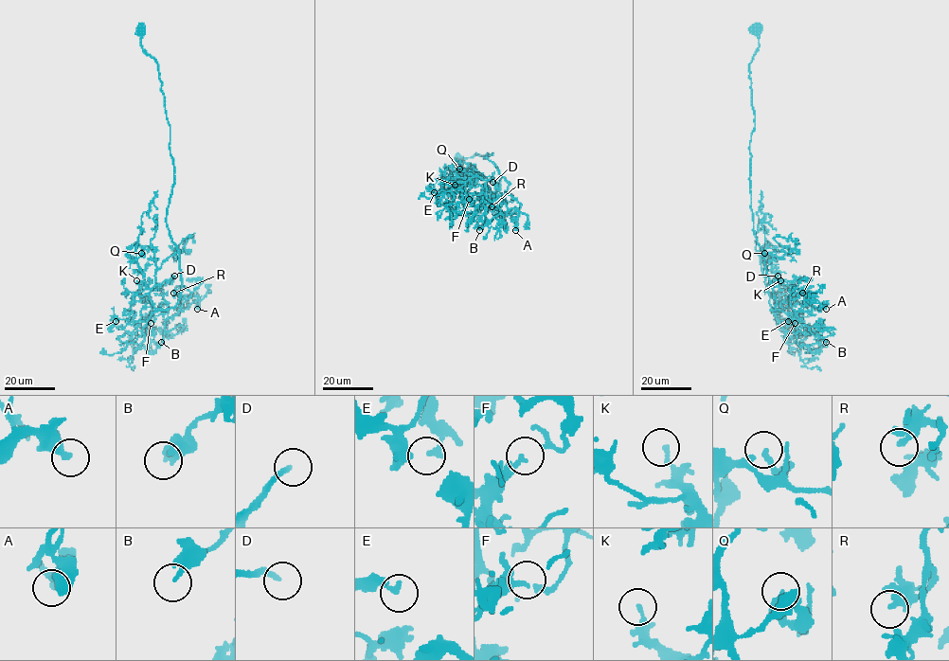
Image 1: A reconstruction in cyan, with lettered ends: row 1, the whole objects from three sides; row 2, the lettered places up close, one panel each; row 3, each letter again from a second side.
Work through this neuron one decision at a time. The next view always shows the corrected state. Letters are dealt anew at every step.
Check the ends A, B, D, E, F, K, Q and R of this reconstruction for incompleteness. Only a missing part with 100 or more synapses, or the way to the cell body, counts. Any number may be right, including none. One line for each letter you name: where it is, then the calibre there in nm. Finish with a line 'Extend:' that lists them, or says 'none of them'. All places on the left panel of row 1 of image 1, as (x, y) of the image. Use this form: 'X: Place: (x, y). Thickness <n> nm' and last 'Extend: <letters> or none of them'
D: Place: (174, 276). Thickness 200 nm
Extend: D

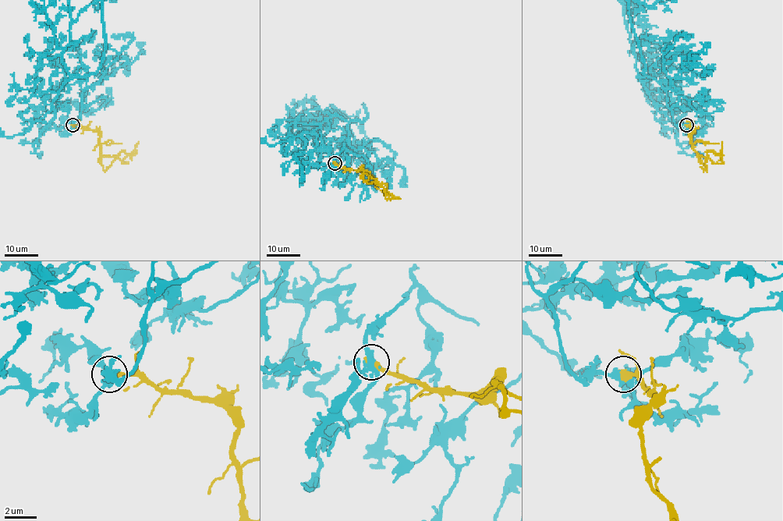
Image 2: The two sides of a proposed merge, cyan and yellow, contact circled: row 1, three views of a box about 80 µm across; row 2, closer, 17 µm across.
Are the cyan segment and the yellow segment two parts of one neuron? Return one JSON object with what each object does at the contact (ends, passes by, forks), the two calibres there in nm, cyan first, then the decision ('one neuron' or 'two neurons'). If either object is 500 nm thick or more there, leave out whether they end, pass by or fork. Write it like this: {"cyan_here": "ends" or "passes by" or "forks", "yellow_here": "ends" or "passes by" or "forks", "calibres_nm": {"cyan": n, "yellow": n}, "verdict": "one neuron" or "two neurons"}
{"calibres_nm": {"cyan": 340, "yellow": 500}, "verdict": "two neurons"}

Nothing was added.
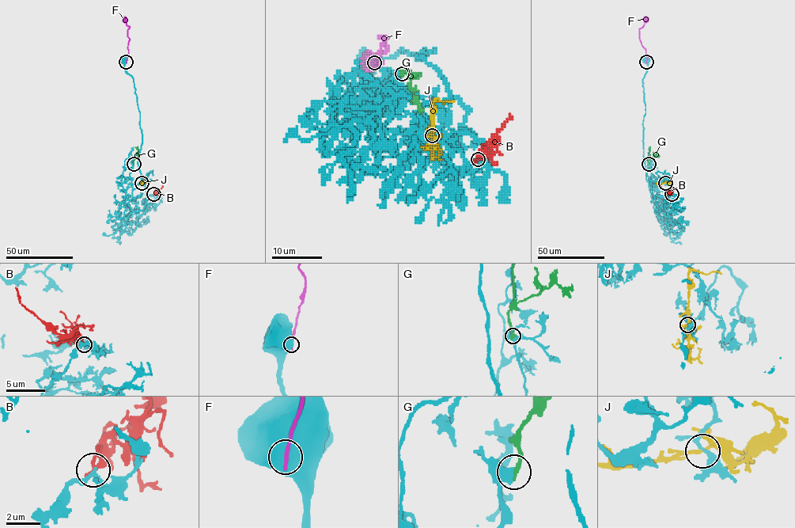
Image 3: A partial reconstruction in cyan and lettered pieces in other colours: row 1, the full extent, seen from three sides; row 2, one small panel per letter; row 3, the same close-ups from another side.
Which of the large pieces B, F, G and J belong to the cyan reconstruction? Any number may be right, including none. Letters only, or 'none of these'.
G

